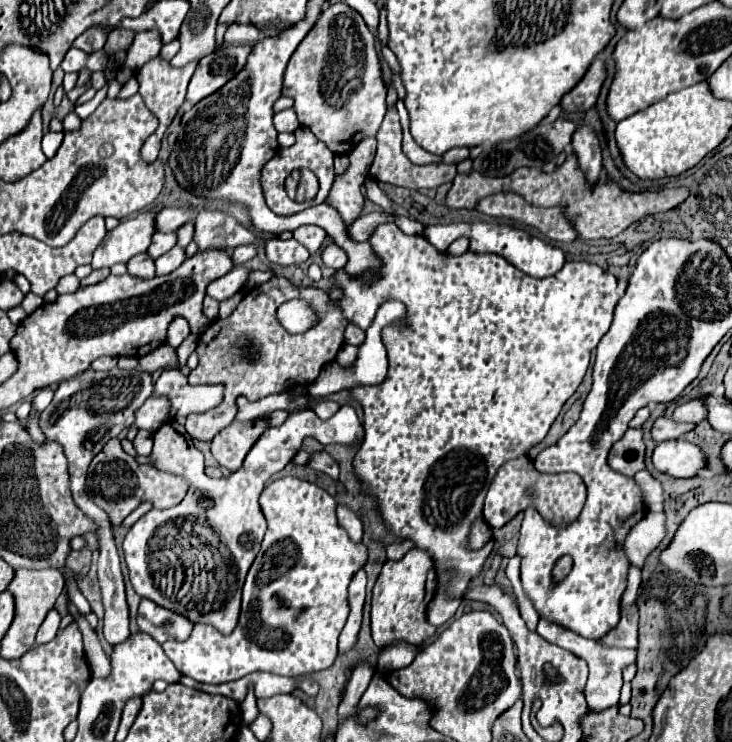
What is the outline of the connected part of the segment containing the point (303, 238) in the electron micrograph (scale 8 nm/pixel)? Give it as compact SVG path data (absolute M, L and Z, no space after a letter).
M302 225L292 232L293 237L304 245L312 254L316 253L323 241L326 232L317 225Z

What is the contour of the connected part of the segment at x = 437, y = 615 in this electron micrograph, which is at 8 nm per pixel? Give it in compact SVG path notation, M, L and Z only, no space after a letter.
M437 593L435 599L429 603L429 609L427 609L429 623L435 627L447 623L455 615L459 603L461 603L461 599L449 599L443 593Z

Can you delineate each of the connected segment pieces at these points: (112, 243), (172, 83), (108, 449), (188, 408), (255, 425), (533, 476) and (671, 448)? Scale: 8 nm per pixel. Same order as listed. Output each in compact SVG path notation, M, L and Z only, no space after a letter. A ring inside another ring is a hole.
M141 211L121 221L115 229L107 231L105 241L97 245L91 267L103 269L115 263L127 263L131 257L147 251L153 233L155 233L155 213L151 211Z
M155 57L155 59L151 59L149 63L145 63L145 65L141 67L141 71L137 73L139 95L143 97L147 109L159 119L157 131L145 141L145 145L143 145L143 149L141 149L141 157L143 157L145 163L153 163L153 161L157 159L159 145L161 145L161 139L163 139L163 135L165 135L165 129L171 125L173 117L177 115L179 107L181 107L183 101L185 101L185 89L187 89L187 83L189 83L189 79L191 79L195 67L197 67L197 63L189 63L189 65L181 67L181 69L173 69L167 61L161 61L159 57Z
M119 439L107 441L107 445L93 457L89 465L89 481L85 483L91 499L99 505L111 519L113 527L119 527L121 521L133 513L141 503L151 503L153 509L167 509L177 505L187 493L187 481L183 477L175 477L163 471L157 471L151 465L137 463L131 455L121 449Z
M177 369L163 371L155 381L153 397L167 397L169 419L187 417L189 413L207 413L221 403L223 385L189 385Z
M253 419L247 423L231 423L223 431L219 431L211 441L211 453L219 461L219 465L229 471L237 471L253 447L257 437L267 429L265 419Z
M519 457L507 461L495 475L489 493L485 497L485 521L491 528L503 527L511 517L523 511L527 505L535 505L541 516L554 526L565 527L575 521L585 503L585 483L579 475L541 475L535 471L531 459Z
M683 439L657 443L651 461L657 471L671 477L693 477L705 467L705 455L699 451L699 447Z

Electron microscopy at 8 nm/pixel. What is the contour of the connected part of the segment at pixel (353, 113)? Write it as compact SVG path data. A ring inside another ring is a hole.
M333 3L325 11L321 11L313 29L307 33L307 37L299 43L299 47L289 59L281 93L295 101L293 109L297 113L299 123L311 129L313 135L323 141L335 155L349 153L353 145L357 145L363 137L375 137L387 111L387 89L381 77L381 65L375 51L375 37L367 29L363 17L347 3Z

